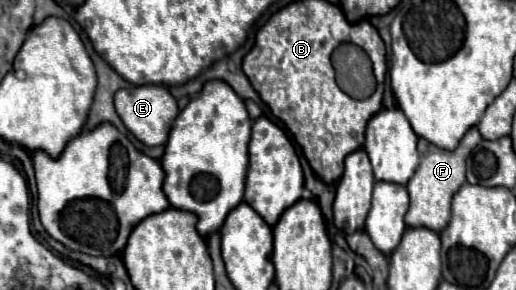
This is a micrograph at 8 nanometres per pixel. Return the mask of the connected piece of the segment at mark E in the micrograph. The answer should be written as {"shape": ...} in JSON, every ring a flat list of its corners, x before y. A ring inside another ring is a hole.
{"shape":[[141,85,141,87,127,87,115,93,115,109,123,121,123,125,147,147,157,147,167,141,171,125,179,113,177,101,163,85]]}

